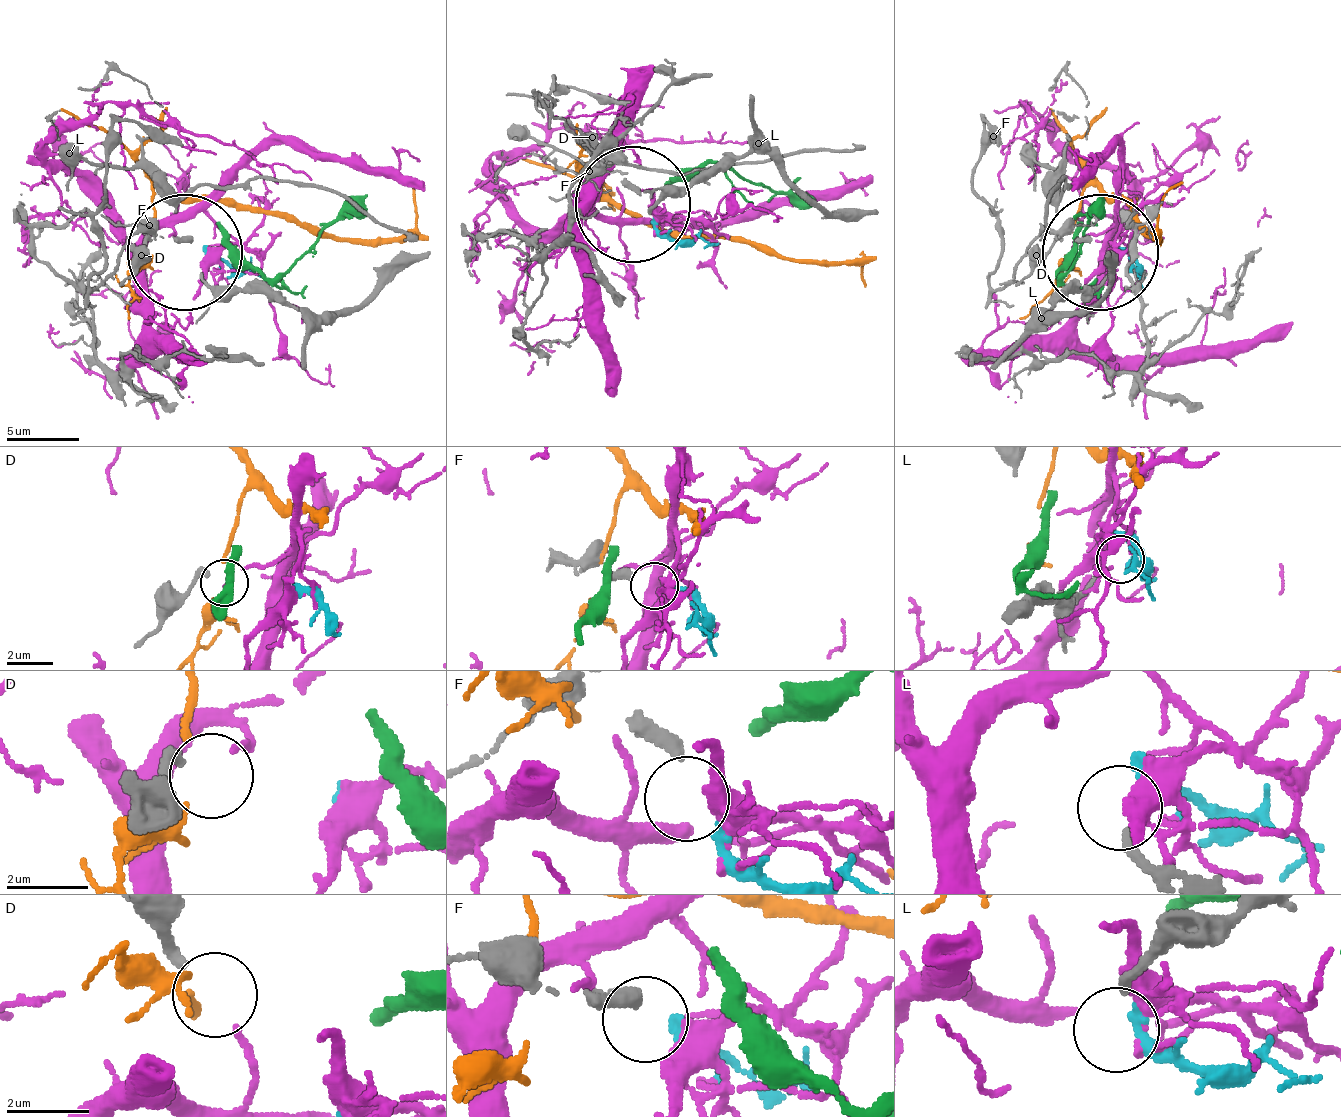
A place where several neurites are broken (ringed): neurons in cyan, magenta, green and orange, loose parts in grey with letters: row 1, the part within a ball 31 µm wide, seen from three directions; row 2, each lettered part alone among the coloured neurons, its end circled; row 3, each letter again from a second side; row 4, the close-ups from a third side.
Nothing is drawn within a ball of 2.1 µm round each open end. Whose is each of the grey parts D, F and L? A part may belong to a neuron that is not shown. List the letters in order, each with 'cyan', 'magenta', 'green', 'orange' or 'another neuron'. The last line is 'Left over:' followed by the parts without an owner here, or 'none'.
D: another neuron
F: cyan
L: another neuron
Left over: D, L

